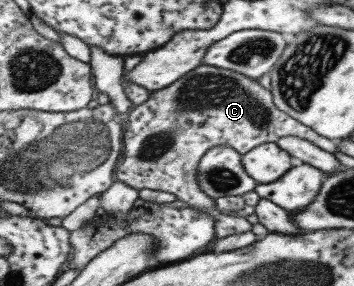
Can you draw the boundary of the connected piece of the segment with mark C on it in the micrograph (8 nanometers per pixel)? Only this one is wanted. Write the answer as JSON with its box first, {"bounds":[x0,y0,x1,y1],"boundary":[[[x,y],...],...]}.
{"bounds":[116,64,338,240],"boundary":[[[200,64],[189,73],[183,74],[173,84],[166,88],[152,91],[151,98],[141,106],[135,106],[129,113],[126,132],[126,153],[123,162],[120,162],[116,170],[116,180],[124,182],[137,190],[150,188],[174,194],[177,200],[183,201],[193,209],[203,211],[214,218],[214,240],[241,234],[250,230],[251,225],[245,217],[236,217],[231,212],[219,211],[213,204],[213,198],[209,198],[200,188],[197,181],[197,166],[206,150],[217,145],[230,146],[240,155],[245,154],[254,146],[265,142],[275,143],[282,136],[296,136],[321,147],[327,152],[338,151],[335,148],[337,141],[322,137],[308,126],[298,120],[287,116],[279,110],[272,101],[270,90],[266,90],[257,81],[247,78],[244,74],[232,70],[220,69],[214,66]]]}

